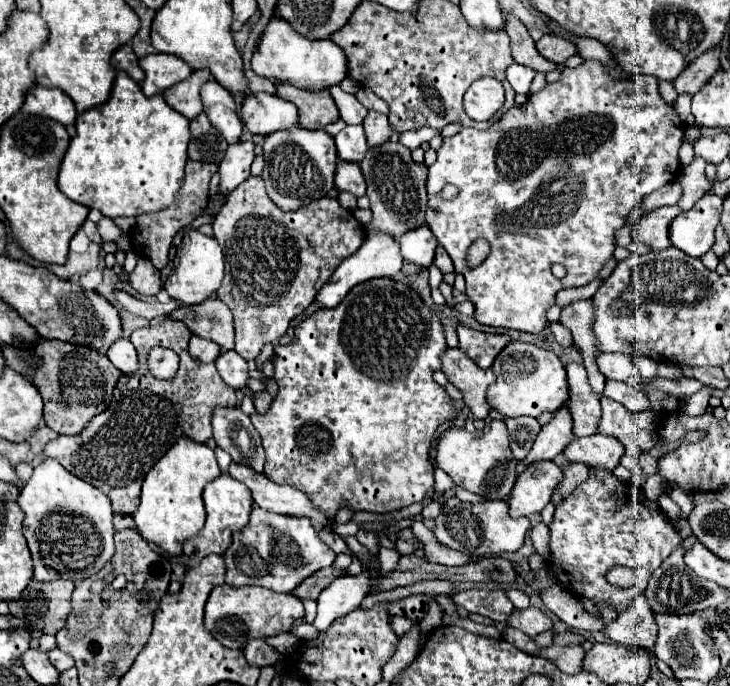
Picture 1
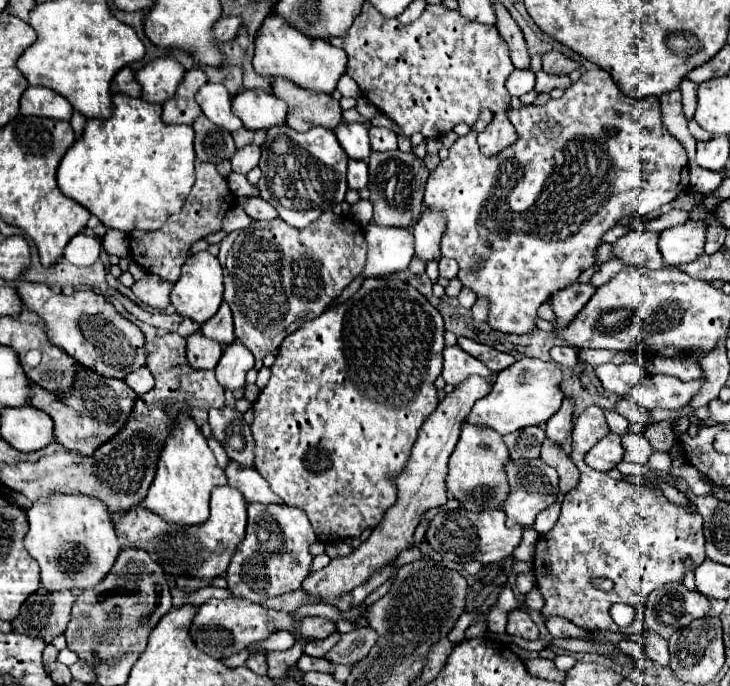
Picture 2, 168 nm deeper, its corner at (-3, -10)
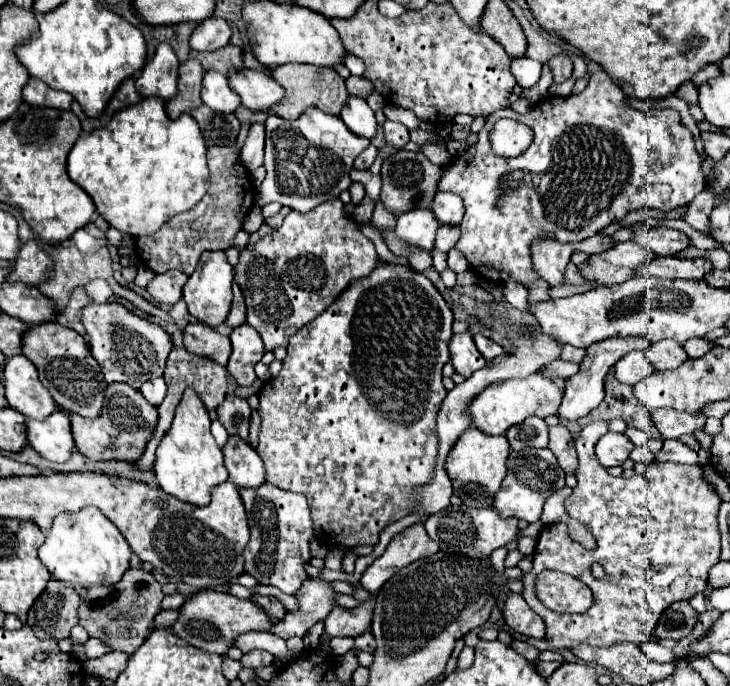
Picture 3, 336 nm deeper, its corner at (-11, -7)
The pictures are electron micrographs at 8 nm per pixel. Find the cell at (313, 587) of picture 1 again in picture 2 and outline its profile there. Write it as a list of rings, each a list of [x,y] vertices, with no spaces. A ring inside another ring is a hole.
[[[302,590],[296,592],[288,592],[284,596],[276,596],[276,598],[268,598],[262,602],[264,608],[272,608],[272,610],[284,610],[284,612],[294,612],[298,606],[308,604],[308,594],[304,594]]]

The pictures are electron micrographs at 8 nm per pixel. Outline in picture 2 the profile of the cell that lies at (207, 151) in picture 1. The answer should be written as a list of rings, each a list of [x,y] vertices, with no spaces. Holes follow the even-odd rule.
[[[198,116],[192,126],[196,132],[194,150],[196,150],[198,160],[218,164],[236,152],[232,134],[228,130],[212,124],[206,116]]]

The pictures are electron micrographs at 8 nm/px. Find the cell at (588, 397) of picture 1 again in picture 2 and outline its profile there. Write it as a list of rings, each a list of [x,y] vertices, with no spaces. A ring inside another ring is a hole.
[[[598,406],[586,408],[574,428],[572,428],[572,452],[570,460],[580,470],[580,482],[572,492],[564,496],[562,512],[554,528],[536,542],[536,554],[532,560],[534,576],[536,576],[536,588],[544,598],[544,606],[540,610],[542,618],[550,616],[562,616],[570,620],[572,624],[590,630],[590,632],[618,632],[618,624],[614,624],[610,616],[612,604],[630,604],[634,608],[634,622],[626,628],[620,628],[624,634],[640,634],[644,630],[644,608],[648,602],[648,594],[660,586],[666,586],[670,582],[684,582],[686,576],[686,562],[692,562],[694,568],[698,568],[704,560],[704,532],[702,532],[702,516],[698,512],[690,512],[684,506],[678,506],[670,502],[662,490],[652,490],[644,482],[630,484],[626,480],[612,480],[606,472],[592,470],[584,464],[584,448],[592,448],[602,436],[606,436],[608,424],[604,418],[604,412]],[[604,576],[614,582],[614,588],[610,592],[602,592],[592,586],[592,578]]]

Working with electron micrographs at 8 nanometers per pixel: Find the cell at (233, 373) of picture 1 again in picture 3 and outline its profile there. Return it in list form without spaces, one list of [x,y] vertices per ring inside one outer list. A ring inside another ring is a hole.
[[[244,323],[230,333],[230,341],[232,341],[232,355],[226,369],[236,379],[238,385],[252,385],[256,379],[254,365],[264,355],[262,339],[252,327]]]

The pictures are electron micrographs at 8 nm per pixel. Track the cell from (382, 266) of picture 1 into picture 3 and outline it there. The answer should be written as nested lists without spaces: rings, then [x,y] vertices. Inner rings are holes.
[[[416,209],[408,211],[398,217],[396,223],[396,239],[400,239],[406,245],[418,245],[424,249],[434,247],[434,233],[438,229],[438,221],[434,219],[430,209]]]

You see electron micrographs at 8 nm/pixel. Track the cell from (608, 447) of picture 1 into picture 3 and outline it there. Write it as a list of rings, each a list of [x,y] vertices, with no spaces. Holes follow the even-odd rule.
[[[606,433],[598,443],[596,443],[596,457],[604,467],[614,467],[622,465],[634,443],[624,435],[624,433]]]

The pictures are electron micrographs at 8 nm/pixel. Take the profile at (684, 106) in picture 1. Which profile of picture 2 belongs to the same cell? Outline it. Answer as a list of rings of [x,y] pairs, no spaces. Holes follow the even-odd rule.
[[[688,78],[682,80],[680,84],[680,92],[682,92],[682,104],[684,104],[684,114],[688,120],[692,120],[694,110],[696,110],[696,84],[690,82]]]

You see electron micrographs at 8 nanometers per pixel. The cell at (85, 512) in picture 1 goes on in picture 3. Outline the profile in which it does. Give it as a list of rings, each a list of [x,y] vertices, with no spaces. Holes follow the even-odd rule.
[[[84,507],[78,513],[64,511],[56,515],[44,543],[38,547],[38,557],[52,577],[66,583],[82,583],[84,587],[120,581],[128,569],[130,553],[132,549],[128,547],[124,535],[96,507]]]

